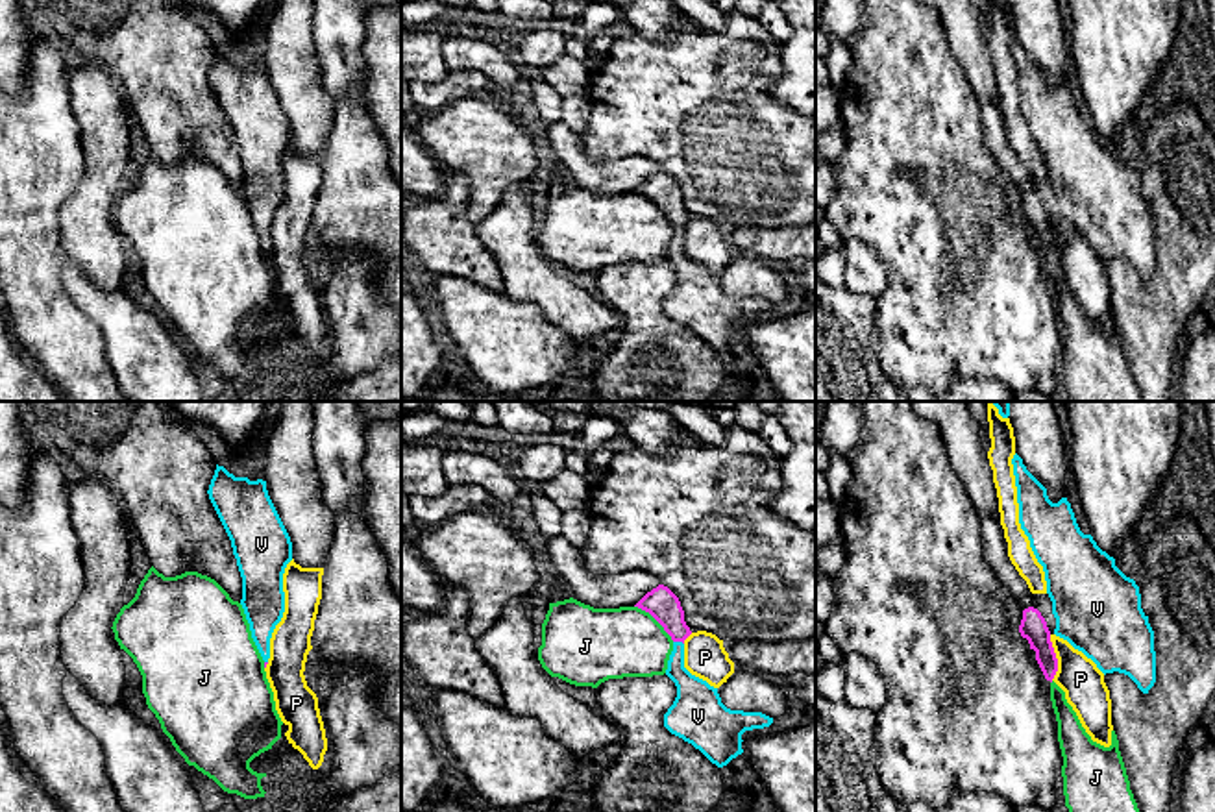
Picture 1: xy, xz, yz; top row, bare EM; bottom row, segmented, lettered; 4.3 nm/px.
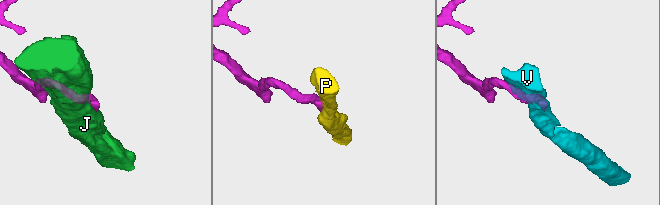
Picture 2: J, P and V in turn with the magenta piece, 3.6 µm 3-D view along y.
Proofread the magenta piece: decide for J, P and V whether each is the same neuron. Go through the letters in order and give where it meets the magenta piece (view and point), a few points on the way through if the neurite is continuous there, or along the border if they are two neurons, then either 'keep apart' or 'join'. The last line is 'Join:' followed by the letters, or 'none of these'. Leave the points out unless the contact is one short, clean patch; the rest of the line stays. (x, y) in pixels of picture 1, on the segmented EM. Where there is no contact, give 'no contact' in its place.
J: contact xz (655, 618); keep apart
P: contact yz (1055, 657); border yz (1049, 635), (1056, 659), (1053, 679); keep apart
V: contact xz (679, 640); way xz (661, 602), (679, 631), (679, 640), (677, 674), (694, 696); join
Join: V

